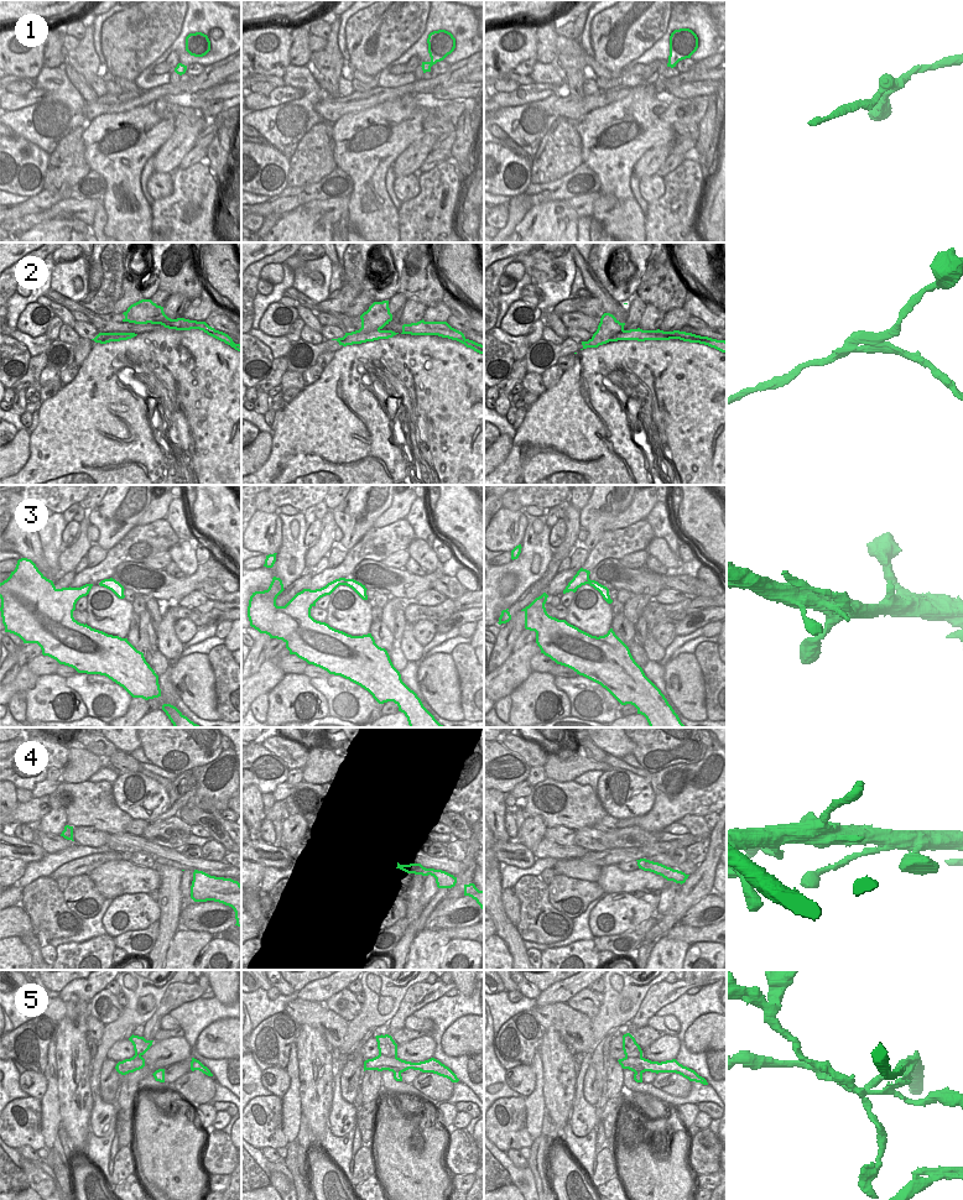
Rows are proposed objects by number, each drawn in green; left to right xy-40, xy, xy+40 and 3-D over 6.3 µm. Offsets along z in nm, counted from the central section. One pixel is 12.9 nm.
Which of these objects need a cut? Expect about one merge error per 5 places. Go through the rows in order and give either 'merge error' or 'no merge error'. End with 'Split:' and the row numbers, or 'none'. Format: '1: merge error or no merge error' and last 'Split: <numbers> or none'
1: no merge error
2: merge error
3: no merge error
4: no merge error
5: merge error
Split: 2, 5

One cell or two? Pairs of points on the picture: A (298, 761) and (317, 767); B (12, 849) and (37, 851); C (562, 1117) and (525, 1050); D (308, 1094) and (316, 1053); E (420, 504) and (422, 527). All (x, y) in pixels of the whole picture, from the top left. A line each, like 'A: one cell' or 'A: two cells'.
A: two cells
B: one cell
C: two cells
D: one cell
E: one cell

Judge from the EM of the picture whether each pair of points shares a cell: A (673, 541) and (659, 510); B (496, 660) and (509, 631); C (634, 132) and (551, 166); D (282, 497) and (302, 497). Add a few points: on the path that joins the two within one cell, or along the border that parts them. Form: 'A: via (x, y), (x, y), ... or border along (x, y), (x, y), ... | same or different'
A: via (669, 533), (664, 527), (662, 517) | same
B: via (500, 652), (505, 638) | same
C: border along (577, 125), (583, 162) | different
D: via (287, 497), (297, 497) | same

